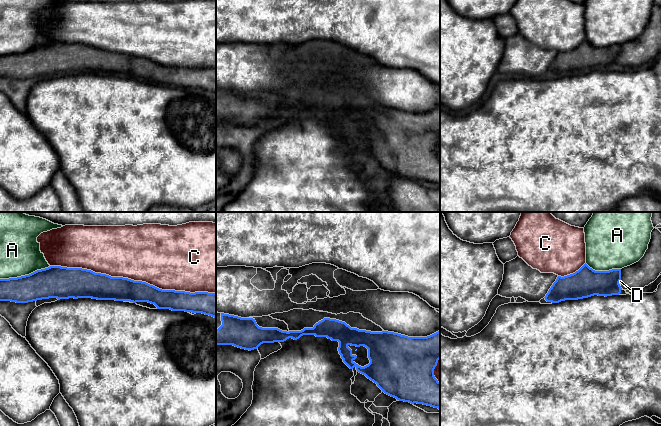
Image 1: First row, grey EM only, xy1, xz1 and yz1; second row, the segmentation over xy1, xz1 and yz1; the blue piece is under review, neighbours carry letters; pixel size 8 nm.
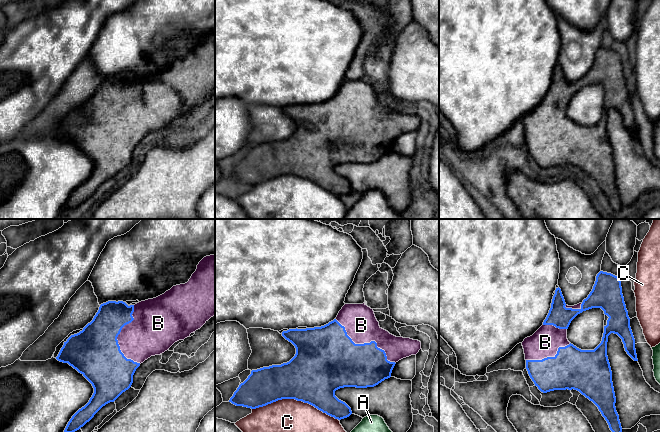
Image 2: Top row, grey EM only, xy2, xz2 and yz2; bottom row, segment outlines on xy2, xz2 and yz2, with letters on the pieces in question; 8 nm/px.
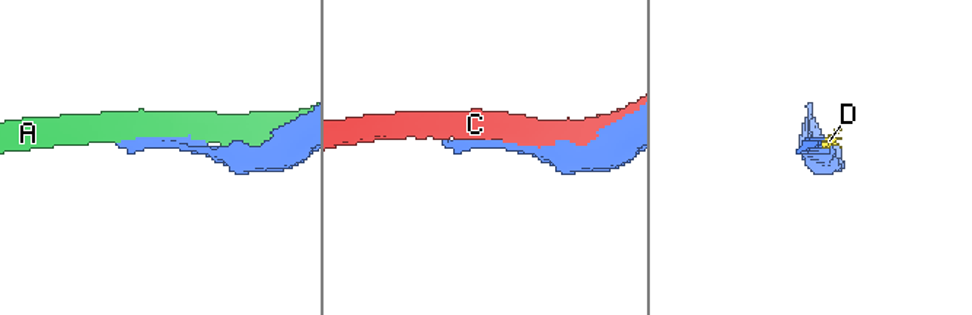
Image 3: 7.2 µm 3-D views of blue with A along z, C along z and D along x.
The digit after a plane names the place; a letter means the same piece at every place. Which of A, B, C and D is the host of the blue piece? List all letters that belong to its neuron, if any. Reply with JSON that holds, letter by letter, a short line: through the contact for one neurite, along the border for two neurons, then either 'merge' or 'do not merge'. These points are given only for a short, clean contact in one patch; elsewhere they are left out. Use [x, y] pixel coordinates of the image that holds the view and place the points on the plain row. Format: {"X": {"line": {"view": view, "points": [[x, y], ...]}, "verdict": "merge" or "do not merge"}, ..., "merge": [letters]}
{"A": {"verdict": "do not merge"}, "B": {"verdict": "merge"}, "C": {"verdict": "do not merge"}, "D": {"verdict": "do not merge"}, "merge": ["B"]}

